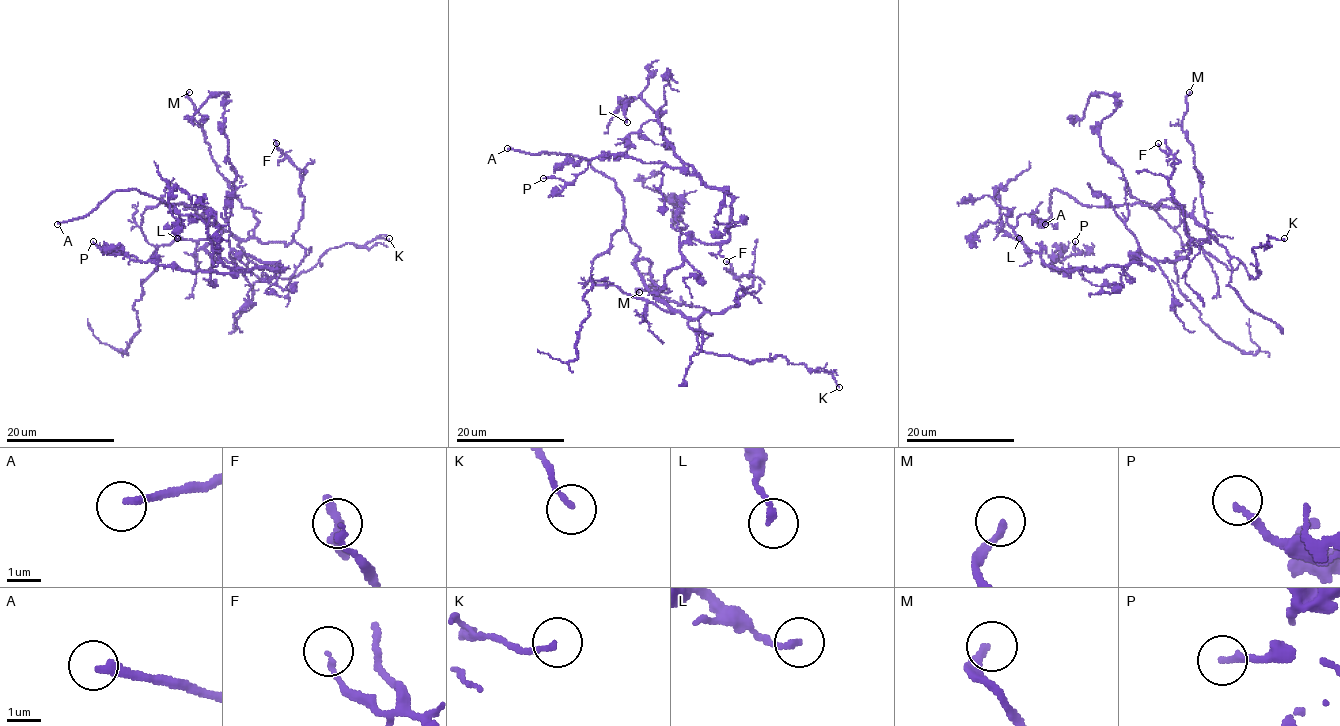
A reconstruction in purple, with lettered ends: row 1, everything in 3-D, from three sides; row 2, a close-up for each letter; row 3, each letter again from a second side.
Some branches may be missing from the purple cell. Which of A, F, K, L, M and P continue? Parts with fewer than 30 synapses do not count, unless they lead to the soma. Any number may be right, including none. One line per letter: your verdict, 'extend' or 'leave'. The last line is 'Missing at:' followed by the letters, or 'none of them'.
A: extend
F: leave
K: leave
L: leave
M: leave
P: leave
Missing at: A

